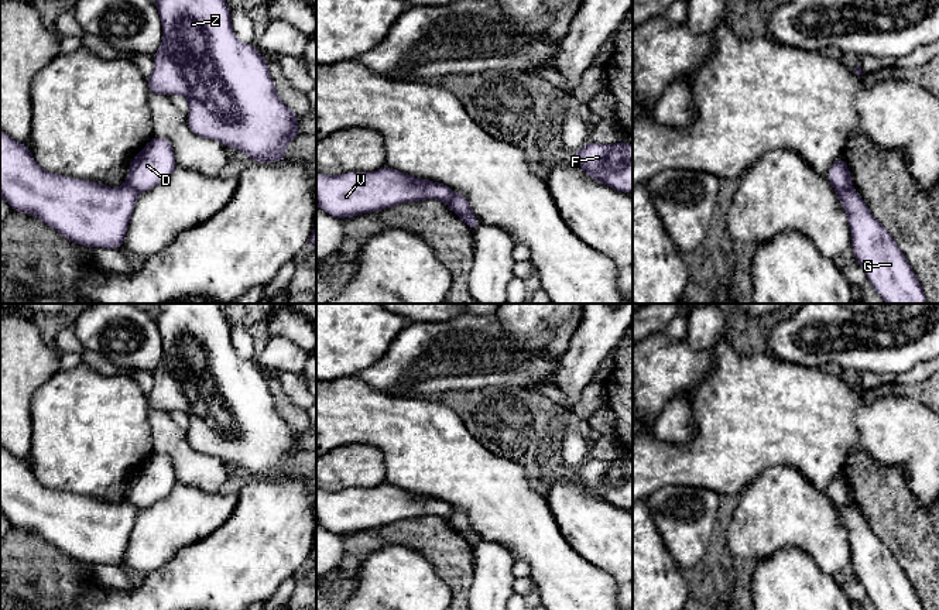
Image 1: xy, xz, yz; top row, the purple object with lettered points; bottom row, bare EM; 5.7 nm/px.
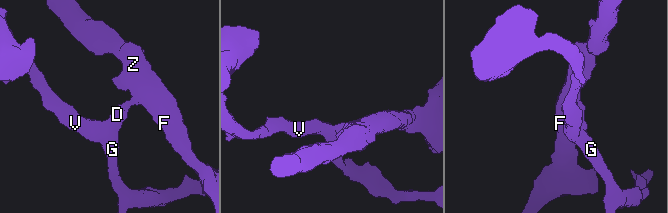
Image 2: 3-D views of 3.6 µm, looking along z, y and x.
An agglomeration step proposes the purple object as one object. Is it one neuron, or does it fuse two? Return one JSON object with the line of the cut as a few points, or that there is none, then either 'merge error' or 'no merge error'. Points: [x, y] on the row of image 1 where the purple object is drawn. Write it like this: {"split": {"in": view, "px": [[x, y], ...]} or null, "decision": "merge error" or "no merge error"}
{"split": {"in": "xz", "px": [[451, 191], [451, 206], [462, 215], [473, 216]]}, "decision": "merge error"}

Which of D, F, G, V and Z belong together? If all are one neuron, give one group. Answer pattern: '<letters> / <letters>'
D F Z / G V

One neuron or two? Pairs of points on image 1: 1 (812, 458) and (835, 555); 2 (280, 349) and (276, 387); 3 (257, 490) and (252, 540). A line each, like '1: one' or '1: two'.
1: two
2: two
3: one

